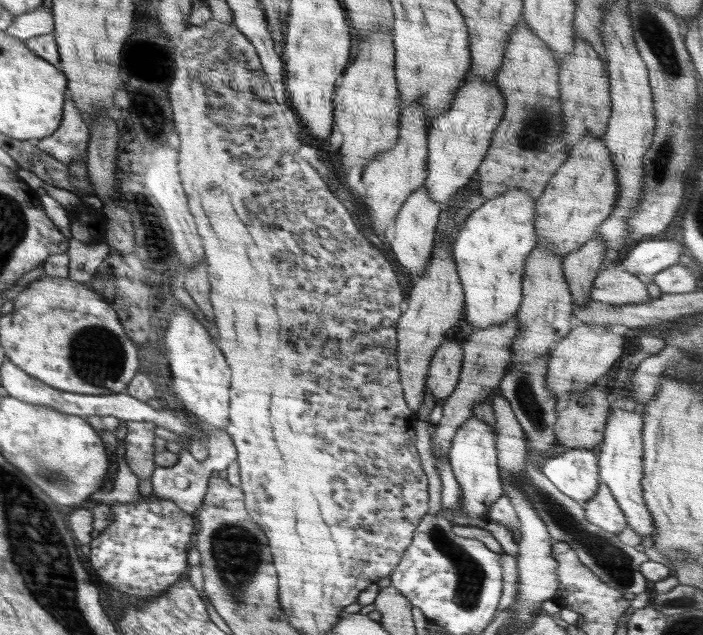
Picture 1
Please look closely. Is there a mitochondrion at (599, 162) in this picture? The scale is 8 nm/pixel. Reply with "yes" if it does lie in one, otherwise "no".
no

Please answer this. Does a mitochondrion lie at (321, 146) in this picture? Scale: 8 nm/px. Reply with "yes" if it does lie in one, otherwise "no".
no

